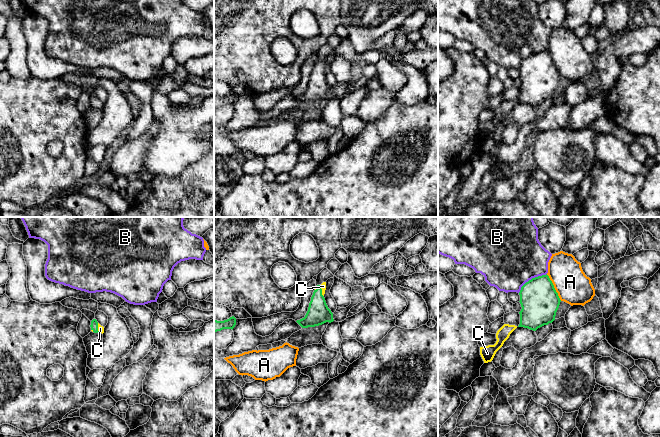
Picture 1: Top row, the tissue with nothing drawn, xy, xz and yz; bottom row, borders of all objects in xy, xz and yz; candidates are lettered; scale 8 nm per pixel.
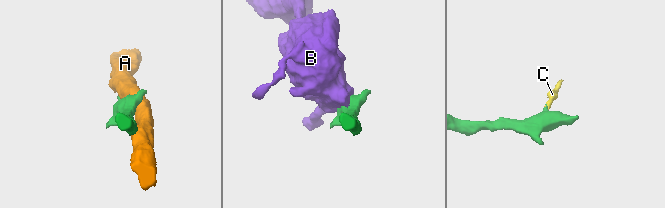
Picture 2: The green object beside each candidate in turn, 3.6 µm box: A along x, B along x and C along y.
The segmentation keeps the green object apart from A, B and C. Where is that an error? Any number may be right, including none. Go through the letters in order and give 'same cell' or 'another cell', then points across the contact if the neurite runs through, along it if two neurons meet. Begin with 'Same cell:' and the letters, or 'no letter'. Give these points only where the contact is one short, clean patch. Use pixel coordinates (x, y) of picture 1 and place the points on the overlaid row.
Same cell: C
A: another cell
B: another cell
C: same cell | across xz (318, 313), (321, 291), (323, 286)

